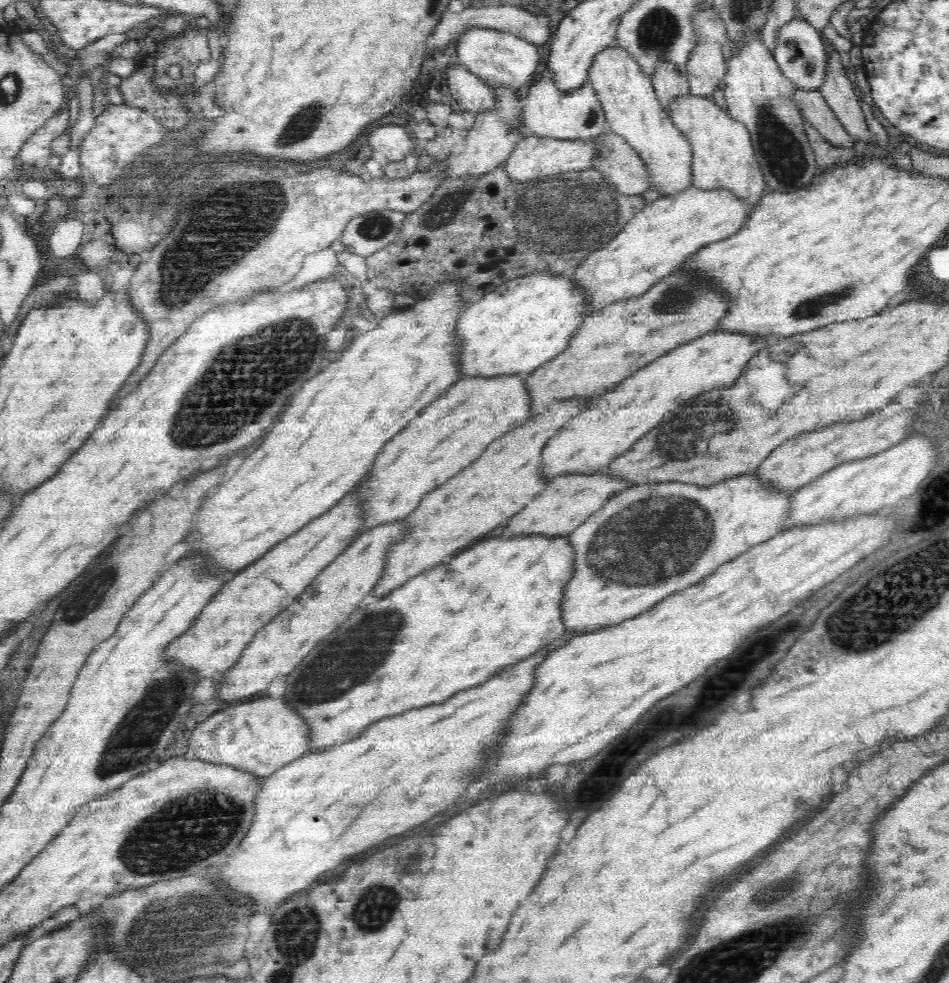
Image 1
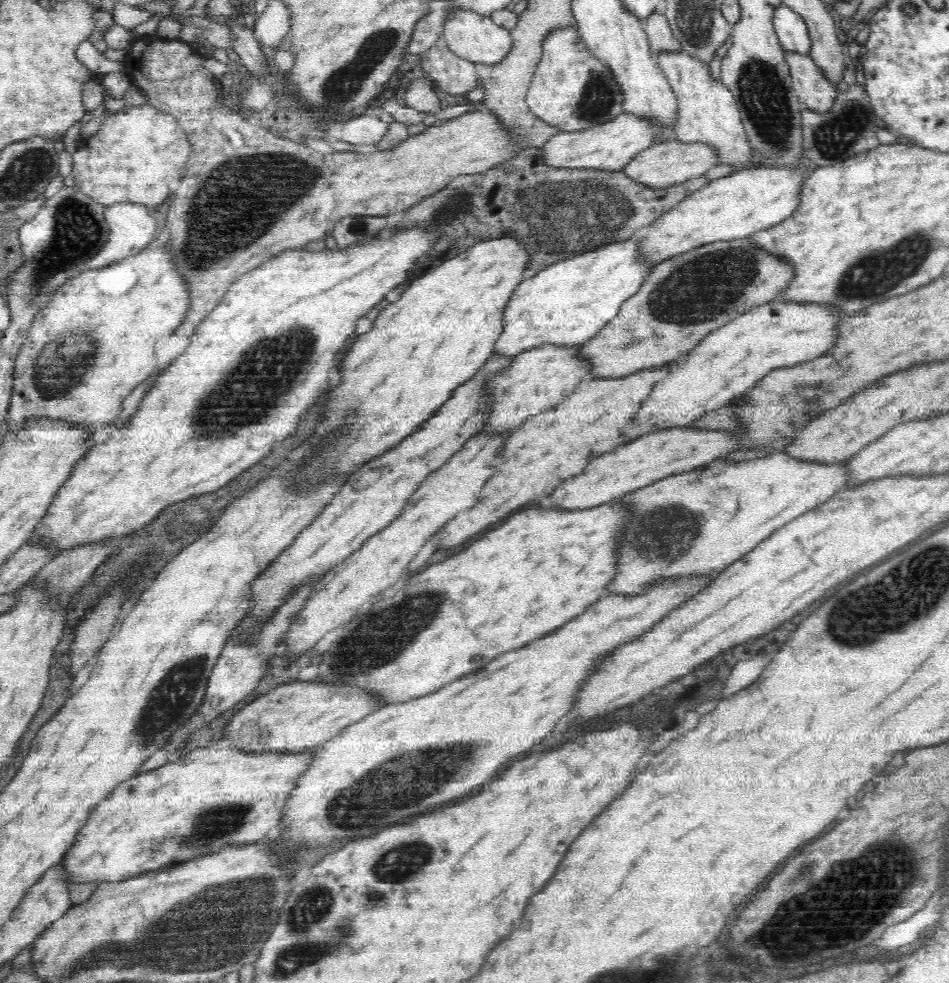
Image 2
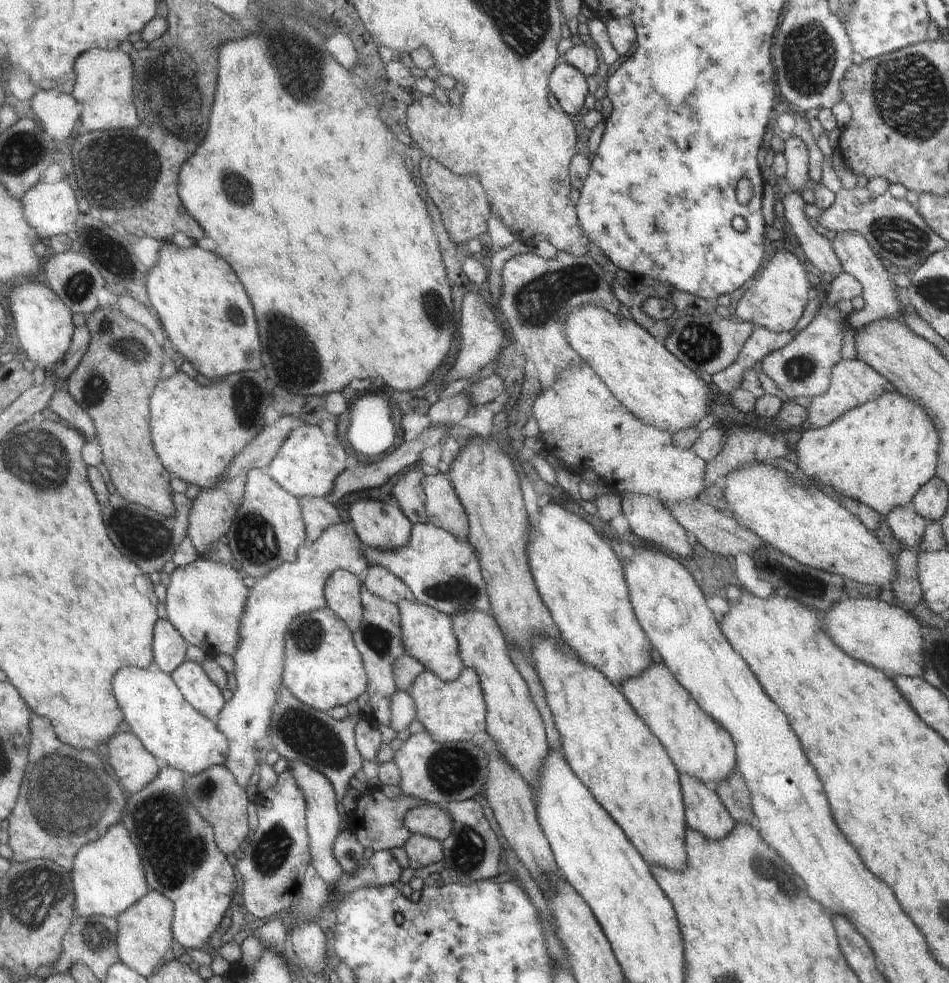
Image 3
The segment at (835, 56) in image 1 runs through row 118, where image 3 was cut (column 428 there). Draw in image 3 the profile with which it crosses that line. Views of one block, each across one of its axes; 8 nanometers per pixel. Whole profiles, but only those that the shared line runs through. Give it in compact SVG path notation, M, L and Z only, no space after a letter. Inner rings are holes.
M411 834L403 848L409 856L409 867L412 870L441 862L445 858L444 845L424 835Z

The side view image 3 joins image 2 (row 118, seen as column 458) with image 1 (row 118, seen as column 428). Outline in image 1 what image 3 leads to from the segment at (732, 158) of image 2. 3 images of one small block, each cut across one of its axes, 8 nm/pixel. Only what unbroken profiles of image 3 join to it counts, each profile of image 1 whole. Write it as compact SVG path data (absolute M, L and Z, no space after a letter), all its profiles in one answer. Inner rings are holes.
M692 93L678 95L669 104L669 115L692 147L692 183L696 189L728 190L745 204L757 203L765 195L767 188L763 171L744 124L732 120L729 112L720 109L714 99Z

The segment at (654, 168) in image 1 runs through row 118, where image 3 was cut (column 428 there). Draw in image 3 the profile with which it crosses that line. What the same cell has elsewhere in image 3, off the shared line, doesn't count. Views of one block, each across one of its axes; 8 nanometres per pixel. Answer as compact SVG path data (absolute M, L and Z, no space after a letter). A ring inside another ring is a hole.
M399 600L397 607L401 613L401 639L405 653L425 666L426 671L434 673L442 682L455 681L464 670L460 645L453 631L453 621L446 613L422 604L416 600Z

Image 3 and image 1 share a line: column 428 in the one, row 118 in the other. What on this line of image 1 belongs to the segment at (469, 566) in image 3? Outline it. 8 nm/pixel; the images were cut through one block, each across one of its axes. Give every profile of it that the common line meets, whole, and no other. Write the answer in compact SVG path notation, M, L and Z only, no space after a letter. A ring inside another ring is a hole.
M545 71L522 92L522 117L530 136L553 140L588 142L602 131L611 130L590 82L574 92L557 92Z

